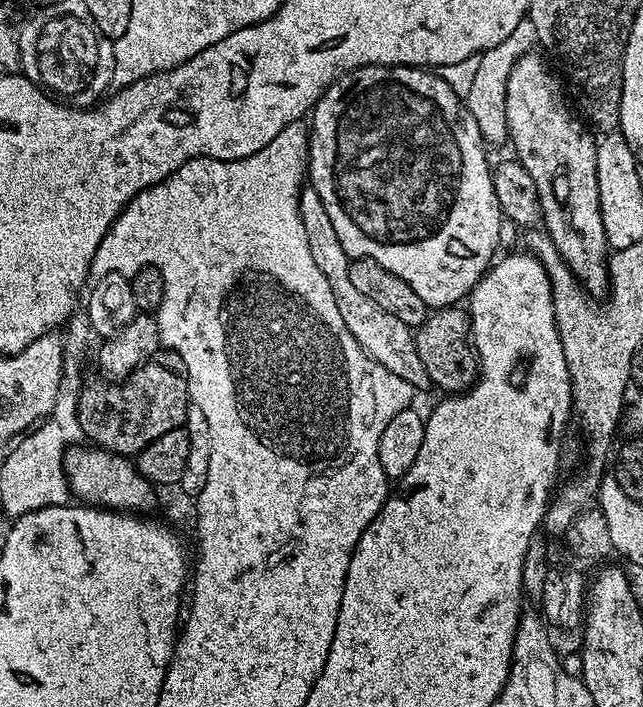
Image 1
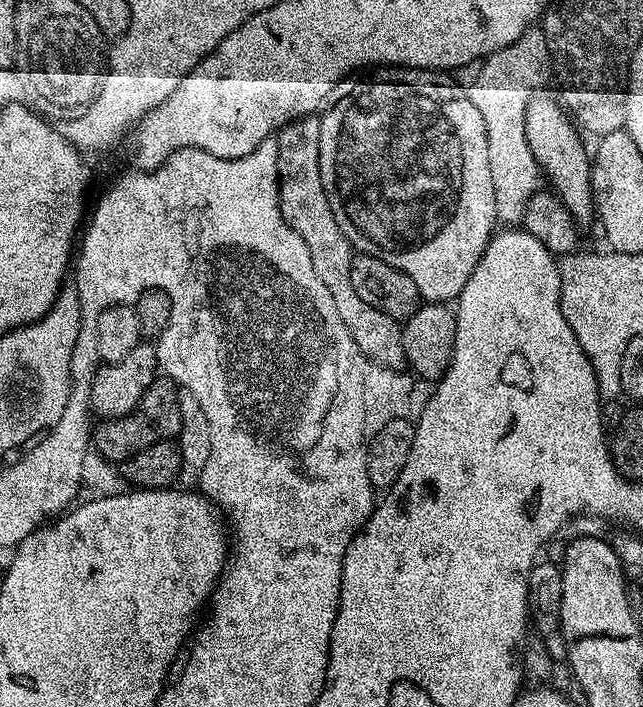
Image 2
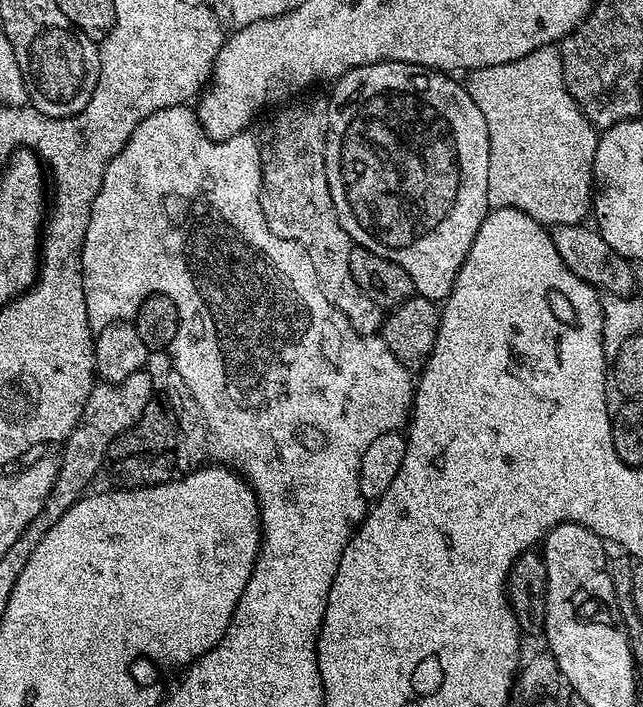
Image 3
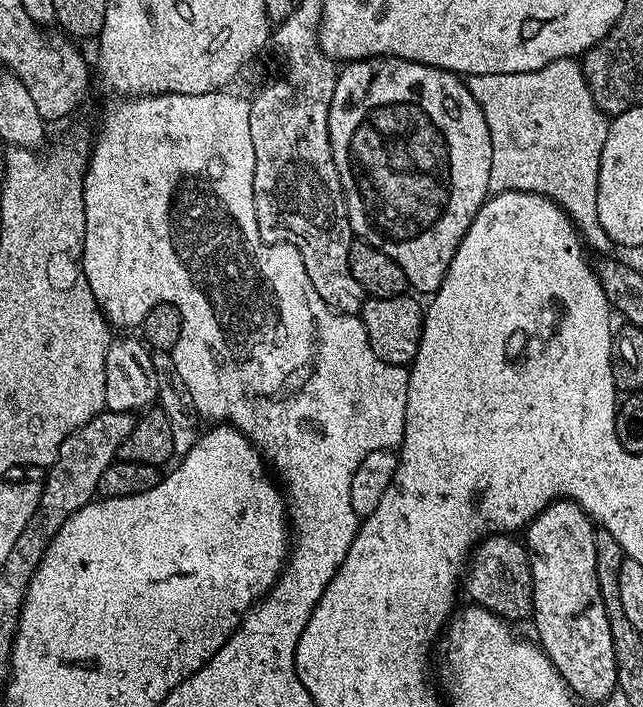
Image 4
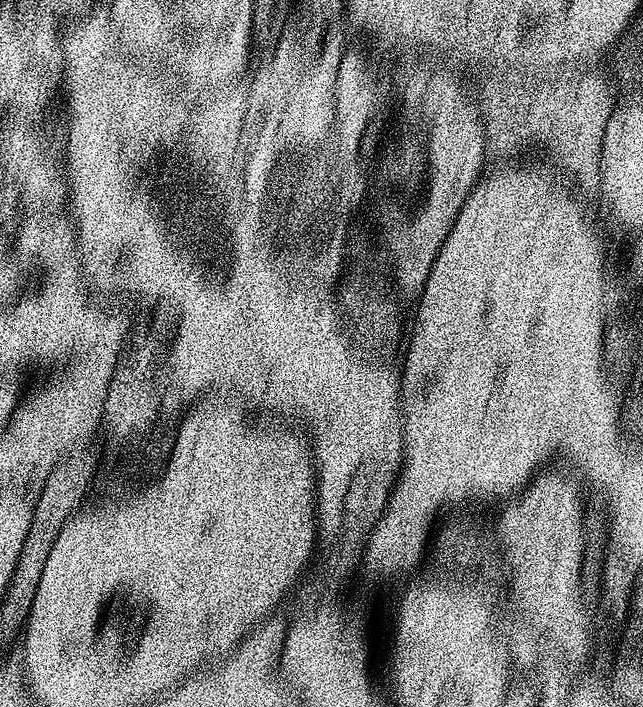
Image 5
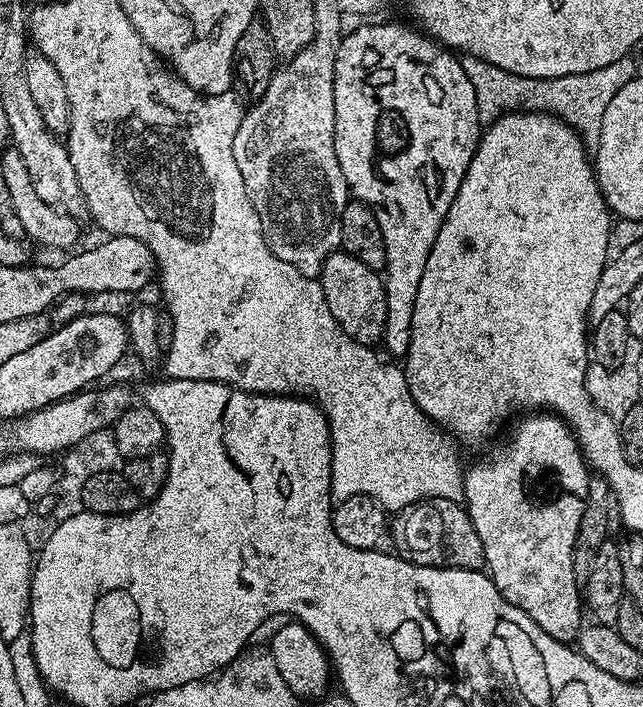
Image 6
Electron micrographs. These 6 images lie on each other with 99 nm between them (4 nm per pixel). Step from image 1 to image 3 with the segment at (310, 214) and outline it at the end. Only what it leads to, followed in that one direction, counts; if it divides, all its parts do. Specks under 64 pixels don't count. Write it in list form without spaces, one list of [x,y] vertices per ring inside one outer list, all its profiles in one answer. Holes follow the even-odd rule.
[[[323,95],[316,96],[313,100],[303,100],[281,107],[277,111],[281,112],[269,122],[264,136],[259,137],[262,214],[271,232],[287,240],[296,240],[306,250],[306,254],[310,254],[310,262],[314,262],[314,274],[318,274],[318,286],[322,286],[326,302],[330,302],[330,306],[336,308],[337,313],[344,317],[352,331],[357,332],[361,338],[372,338],[381,331],[386,312],[371,298],[366,298],[362,290],[358,290],[358,282],[354,282],[354,274],[350,274],[350,250],[354,245],[346,230],[342,230],[342,222],[338,222],[334,198],[330,198],[330,182],[326,178],[324,143],[328,133],[328,101]]]

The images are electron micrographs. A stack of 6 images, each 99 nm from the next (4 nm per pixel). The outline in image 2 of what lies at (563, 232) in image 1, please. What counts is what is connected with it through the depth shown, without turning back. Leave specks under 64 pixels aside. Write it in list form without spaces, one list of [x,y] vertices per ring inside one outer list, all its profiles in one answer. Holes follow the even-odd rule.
[[[551,95],[533,96],[526,106],[525,132],[530,153],[537,160],[537,166],[546,177],[547,183],[548,180],[552,183],[551,191],[564,203],[573,220],[583,222],[593,219],[590,152],[589,149],[584,149],[584,144],[580,141],[581,133],[568,113]]]

